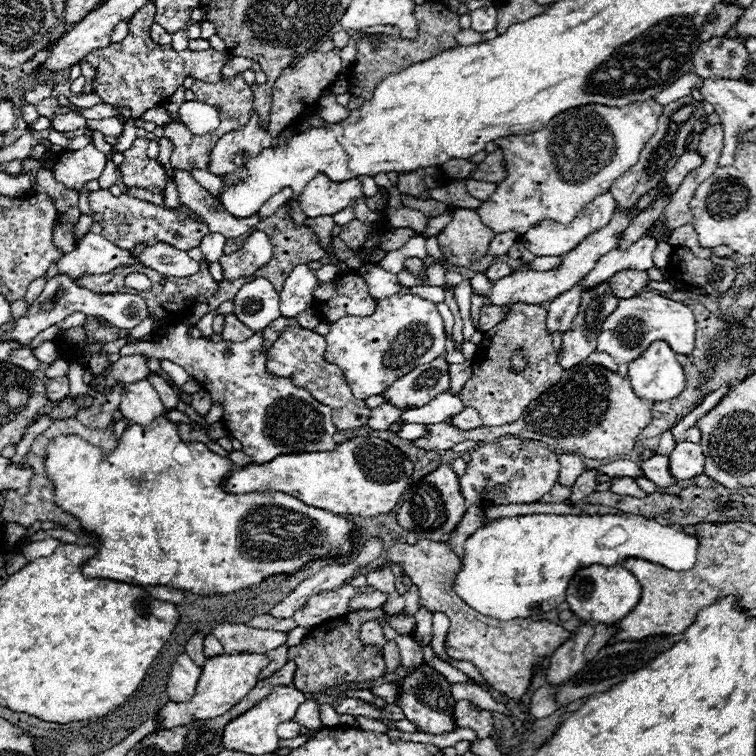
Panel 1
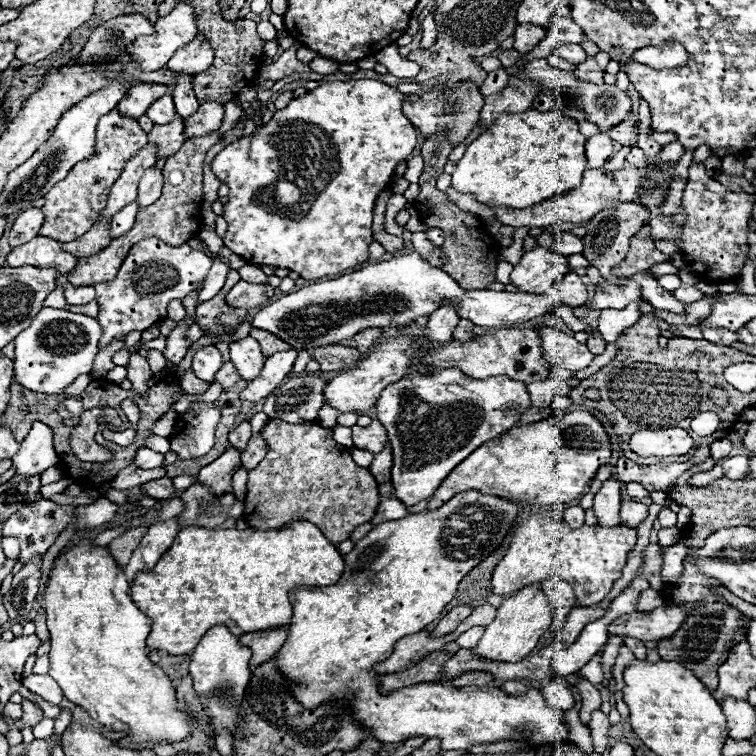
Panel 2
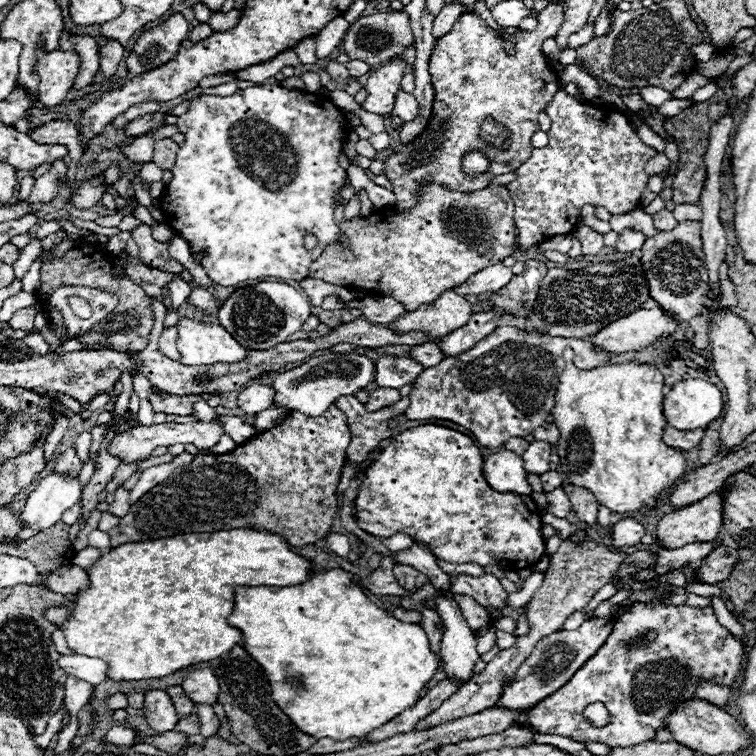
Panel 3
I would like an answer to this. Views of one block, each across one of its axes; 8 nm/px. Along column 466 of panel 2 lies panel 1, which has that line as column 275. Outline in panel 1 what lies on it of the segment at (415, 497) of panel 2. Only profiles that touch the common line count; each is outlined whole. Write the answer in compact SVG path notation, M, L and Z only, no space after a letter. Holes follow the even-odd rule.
M183 319L174 326L168 326L166 336L158 344L138 342L124 346L120 356L144 354L148 358L166 358L182 366L210 392L214 402L222 402L222 422L226 430L242 442L242 452L248 454L252 462L270 462L278 454L286 452L326 452L336 446L332 440L336 426L332 422L330 406L320 404L304 388L294 386L288 378L272 376L266 370L266 352L262 352L264 340L260 332L244 342L214 342L210 338L192 338L188 334L191 327L193 325Z

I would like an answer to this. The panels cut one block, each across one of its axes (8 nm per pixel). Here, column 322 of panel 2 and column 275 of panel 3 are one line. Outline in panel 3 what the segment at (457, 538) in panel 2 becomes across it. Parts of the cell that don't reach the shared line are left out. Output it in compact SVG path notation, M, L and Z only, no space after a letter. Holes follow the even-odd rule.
M344 568L312 572L306 582L296 584L296 586L288 586L288 588L244 588L244 586L240 586L240 588L234 590L234 612L228 618L228 624L242 632L242 648L266 672L268 682L272 684L274 702L282 708L282 712L286 712L286 716L290 716L290 720L294 722L294 726L298 730L302 730L302 732L306 732L306 734L310 734L310 736L314 736L318 740L320 738L348 740L352 736L366 736L368 732L380 728L382 724L386 724L388 720L392 720L394 716L398 716L400 712L404 712L406 708L414 706L420 700L418 692L436 674L436 668L438 668L438 656L430 652L430 642L428 642L426 632L416 624L406 624L406 622L400 622L400 620L388 616L382 608L378 608L364 594L364 590L356 584L354 574L344 570Z

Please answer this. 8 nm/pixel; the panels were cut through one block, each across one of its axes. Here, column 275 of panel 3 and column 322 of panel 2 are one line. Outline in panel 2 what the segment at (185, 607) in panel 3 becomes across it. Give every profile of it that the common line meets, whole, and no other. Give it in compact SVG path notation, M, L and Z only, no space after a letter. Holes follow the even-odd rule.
M294 520L274 530L206 530L188 526L178 532L170 550L158 560L154 570L142 572L132 584L132 600L152 620L148 648L174 656L190 654L212 626L226 626L234 636L290 626L288 592L296 586L332 586L344 572L344 558L324 534L306 520Z

